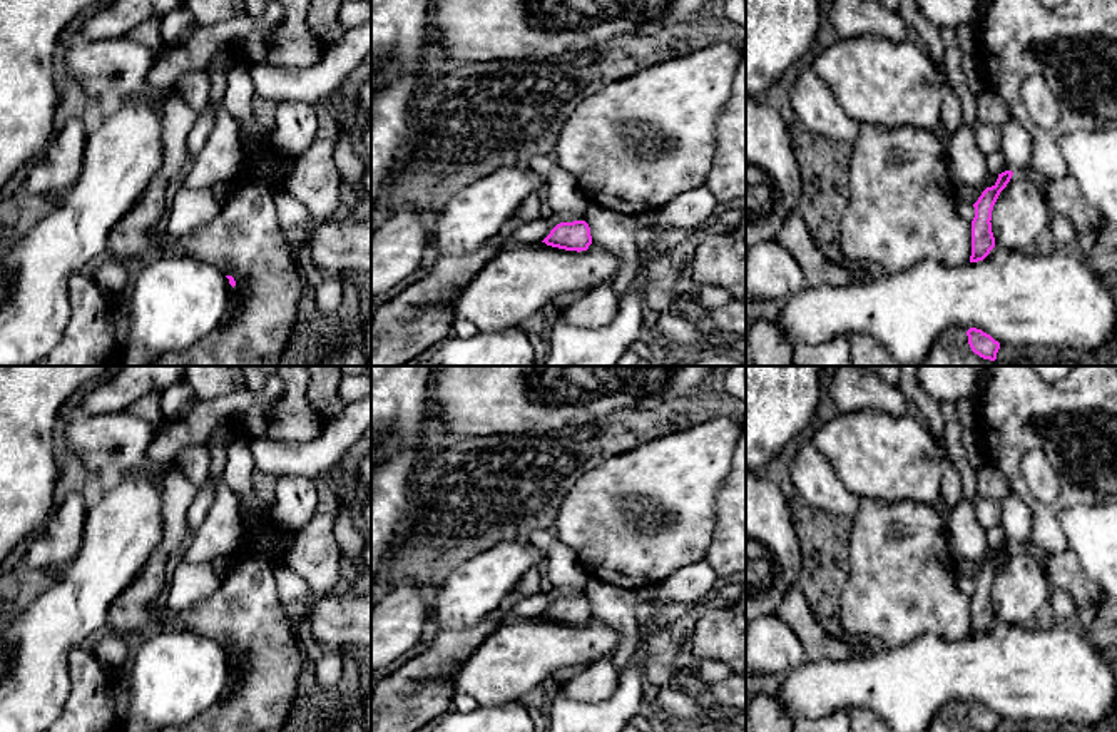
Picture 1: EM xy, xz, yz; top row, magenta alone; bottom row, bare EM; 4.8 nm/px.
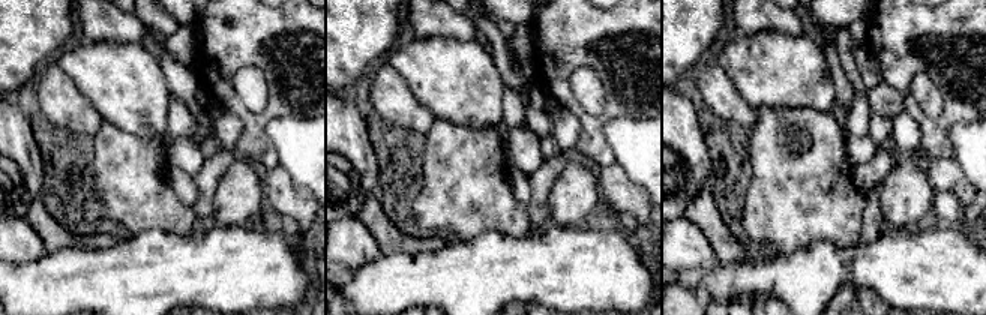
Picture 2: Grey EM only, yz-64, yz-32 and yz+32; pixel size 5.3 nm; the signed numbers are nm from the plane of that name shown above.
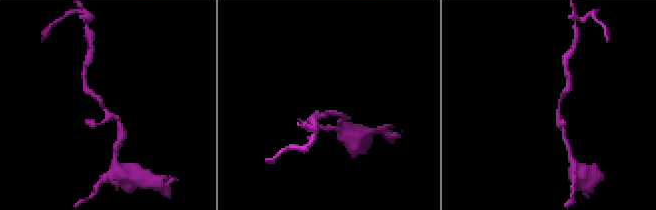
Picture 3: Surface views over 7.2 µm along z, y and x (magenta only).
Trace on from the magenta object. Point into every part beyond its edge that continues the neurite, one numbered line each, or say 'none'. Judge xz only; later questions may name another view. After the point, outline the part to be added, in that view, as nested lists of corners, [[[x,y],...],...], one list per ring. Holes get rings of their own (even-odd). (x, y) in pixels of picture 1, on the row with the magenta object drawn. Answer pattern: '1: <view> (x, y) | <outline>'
none

